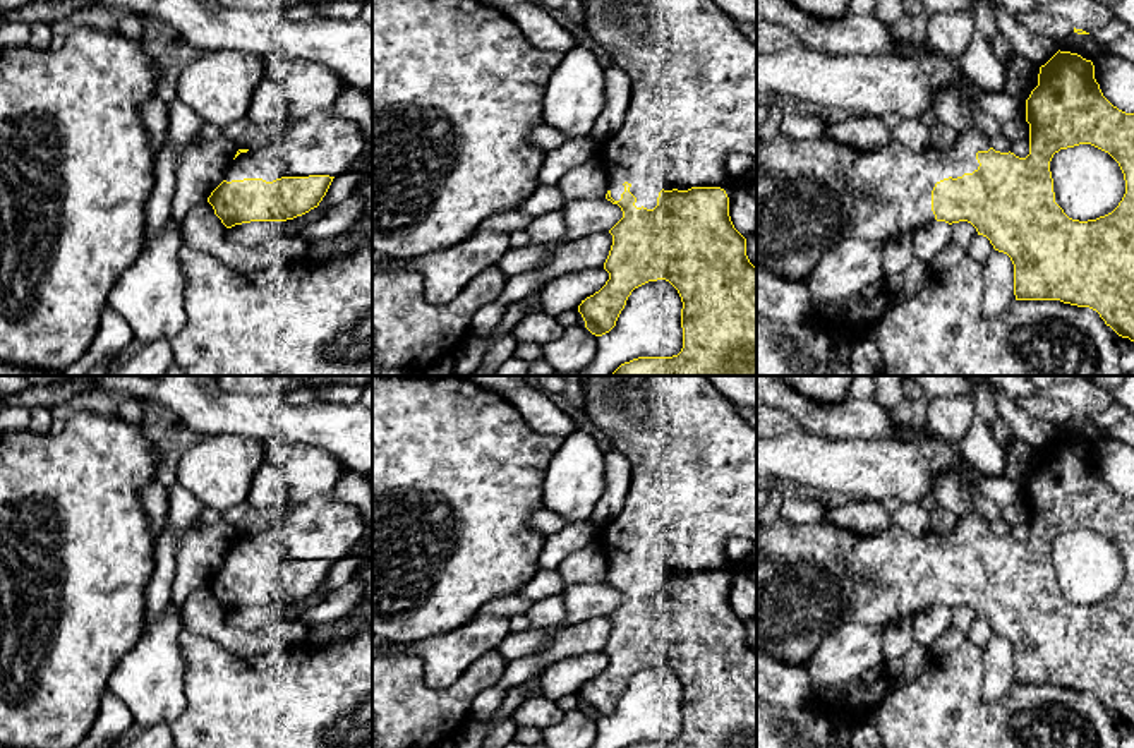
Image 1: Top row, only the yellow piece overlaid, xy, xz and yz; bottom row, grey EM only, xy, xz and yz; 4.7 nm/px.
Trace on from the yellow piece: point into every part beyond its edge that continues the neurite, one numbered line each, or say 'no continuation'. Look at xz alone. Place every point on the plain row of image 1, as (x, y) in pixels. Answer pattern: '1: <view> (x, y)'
1: xz (692, 457)

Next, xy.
1: xy (323, 529)

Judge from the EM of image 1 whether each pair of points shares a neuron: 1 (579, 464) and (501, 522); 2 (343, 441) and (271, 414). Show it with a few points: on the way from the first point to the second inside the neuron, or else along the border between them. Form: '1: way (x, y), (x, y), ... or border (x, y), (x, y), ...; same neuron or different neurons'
1: border (554, 453), (544, 479), (544, 506); different neurons
2: way (326, 426), (289, 422); same neuron

